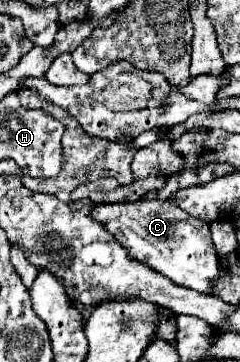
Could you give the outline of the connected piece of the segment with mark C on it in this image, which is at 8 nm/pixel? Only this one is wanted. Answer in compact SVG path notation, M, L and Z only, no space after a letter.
M167 199L99 203L93 205L91 217L103 223L109 233L113 233L113 237L127 249L127 255L131 259L137 259L147 267L159 271L175 285L201 293L213 291L215 279L219 277L219 261L207 221L187 215L187 211L175 207L175 203Z

